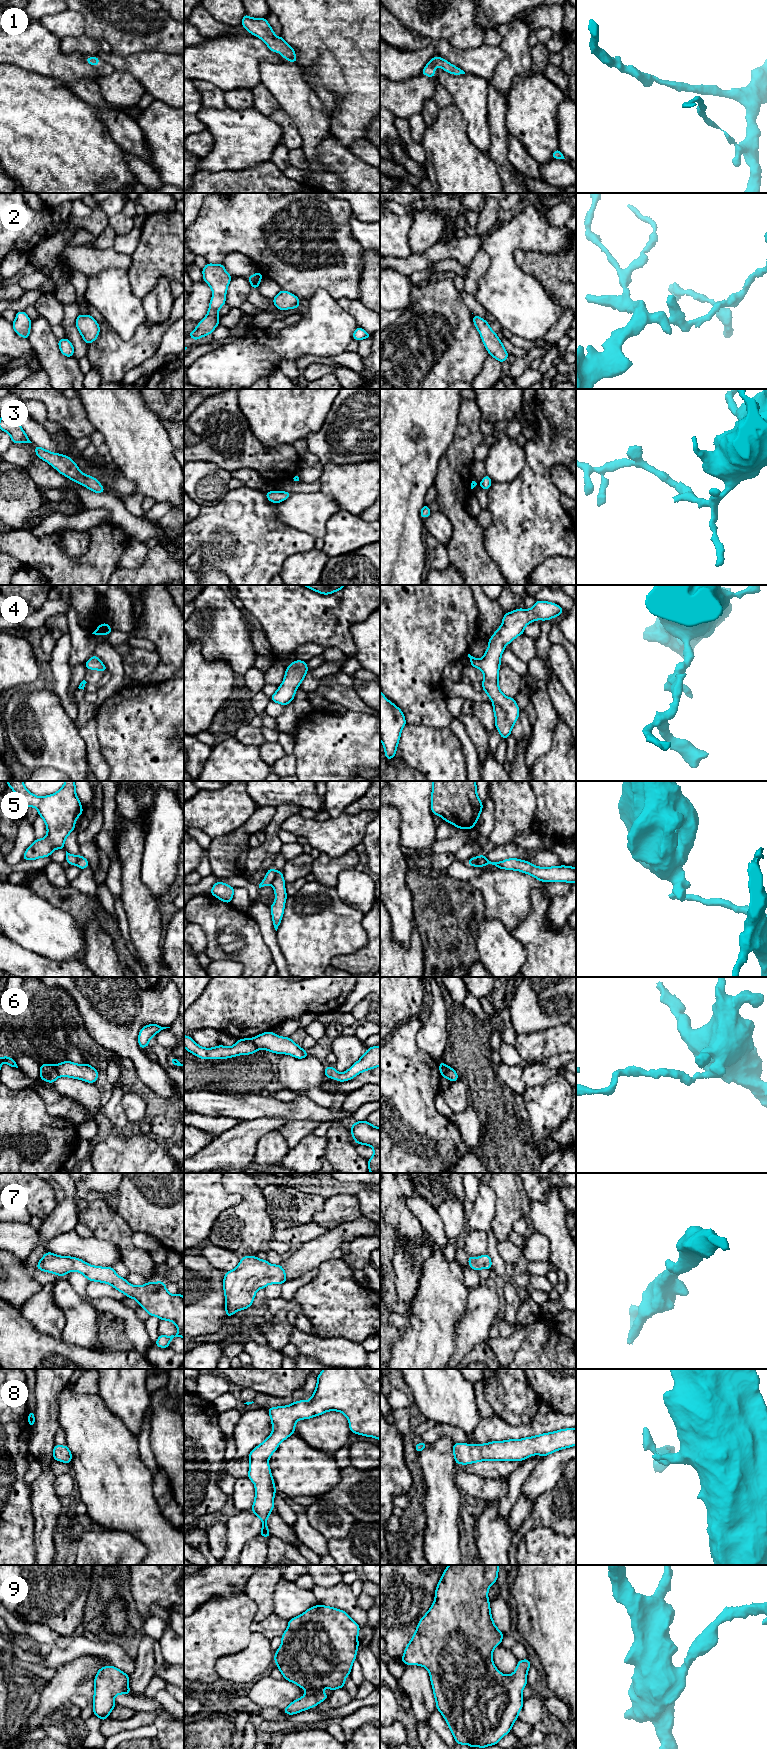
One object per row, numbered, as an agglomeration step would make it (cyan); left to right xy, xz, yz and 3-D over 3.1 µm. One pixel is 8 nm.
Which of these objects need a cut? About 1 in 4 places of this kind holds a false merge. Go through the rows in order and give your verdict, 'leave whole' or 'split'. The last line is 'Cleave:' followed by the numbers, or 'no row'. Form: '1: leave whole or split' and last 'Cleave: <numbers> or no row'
1: leave whole
2: leave whole
3: leave whole
4: leave whole
5: split
6: split
7: leave whole
8: leave whole
9: leave whole
Cleave: 5, 6

